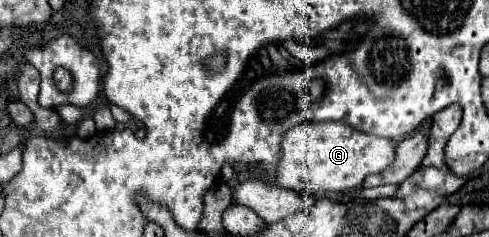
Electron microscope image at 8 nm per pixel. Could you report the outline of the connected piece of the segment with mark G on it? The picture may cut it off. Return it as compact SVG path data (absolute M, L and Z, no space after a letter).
M300 122L282 138L282 160L276 184L296 192L346 192L360 188L368 174L386 170L394 162L394 142L364 134L342 122Z

